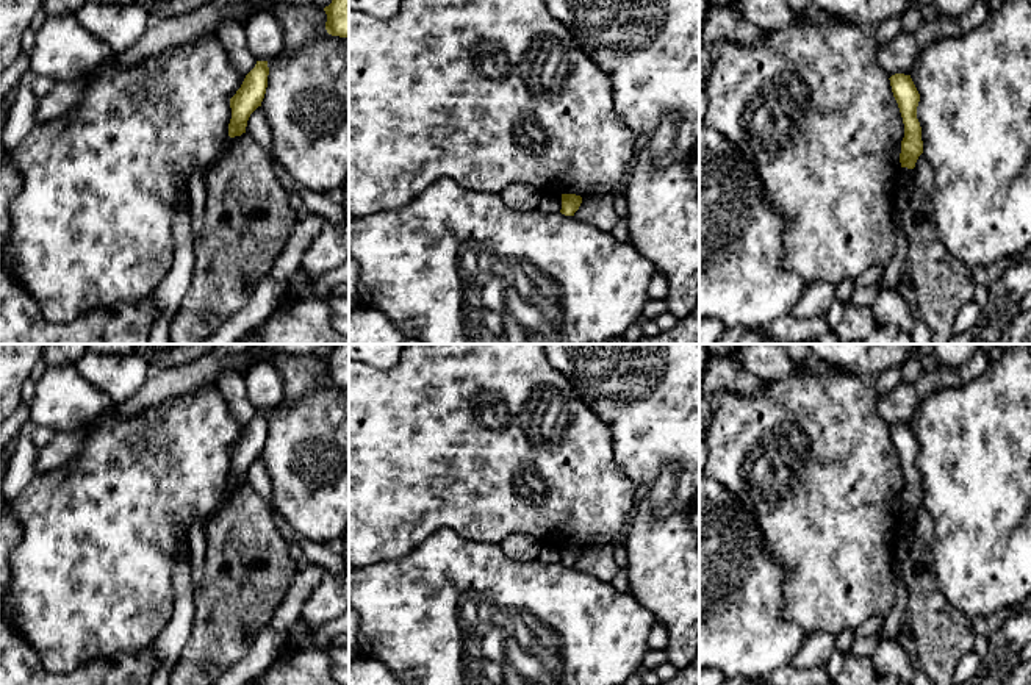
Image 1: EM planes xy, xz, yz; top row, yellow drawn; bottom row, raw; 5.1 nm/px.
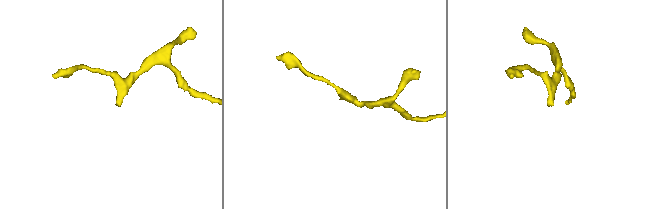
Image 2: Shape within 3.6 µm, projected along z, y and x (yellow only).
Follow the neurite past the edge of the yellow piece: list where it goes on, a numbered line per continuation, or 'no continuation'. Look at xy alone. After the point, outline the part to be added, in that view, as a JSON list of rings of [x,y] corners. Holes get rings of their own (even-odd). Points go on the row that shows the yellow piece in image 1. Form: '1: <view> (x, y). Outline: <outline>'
no continuation

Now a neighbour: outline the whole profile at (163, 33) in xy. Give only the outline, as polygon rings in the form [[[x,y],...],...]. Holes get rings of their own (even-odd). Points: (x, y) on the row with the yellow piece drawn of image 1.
[[[213,0],[196,13],[181,17],[150,20],[142,38],[128,50],[116,53],[113,66],[128,67],[147,56],[155,56],[172,45],[194,42],[202,33],[217,27],[225,19],[246,22],[253,13],[249,5],[230,5],[227,0]]]

